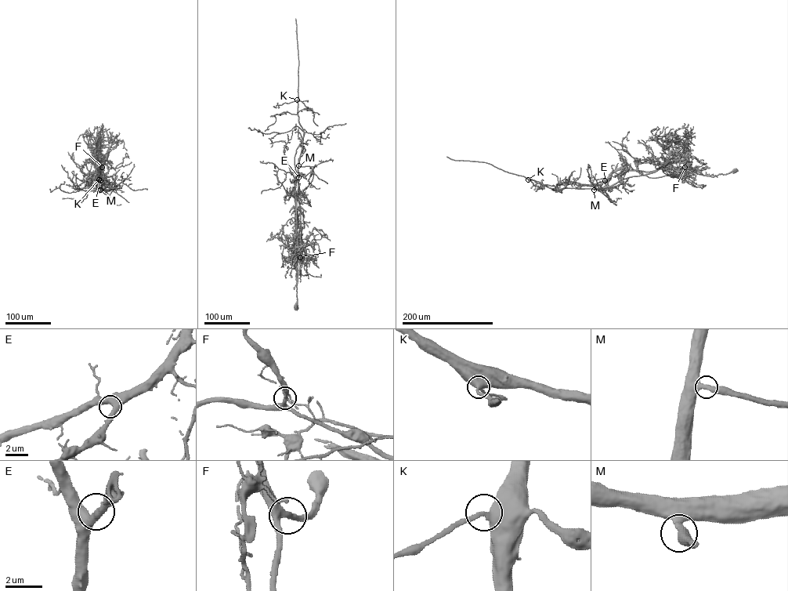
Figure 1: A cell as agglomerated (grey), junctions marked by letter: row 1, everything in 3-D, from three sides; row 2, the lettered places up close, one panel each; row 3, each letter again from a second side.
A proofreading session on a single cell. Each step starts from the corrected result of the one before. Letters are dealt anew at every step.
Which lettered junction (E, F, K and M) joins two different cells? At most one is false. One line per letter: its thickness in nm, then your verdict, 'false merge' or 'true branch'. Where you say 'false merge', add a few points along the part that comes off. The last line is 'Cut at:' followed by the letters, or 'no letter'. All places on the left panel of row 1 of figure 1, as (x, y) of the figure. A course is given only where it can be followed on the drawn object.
E: 460 nm thick; true branch
F: 320 nm thick; true branch
K: 360 nm thick; true branch
M: 380 nm thick; true branch
Cut at: no letter

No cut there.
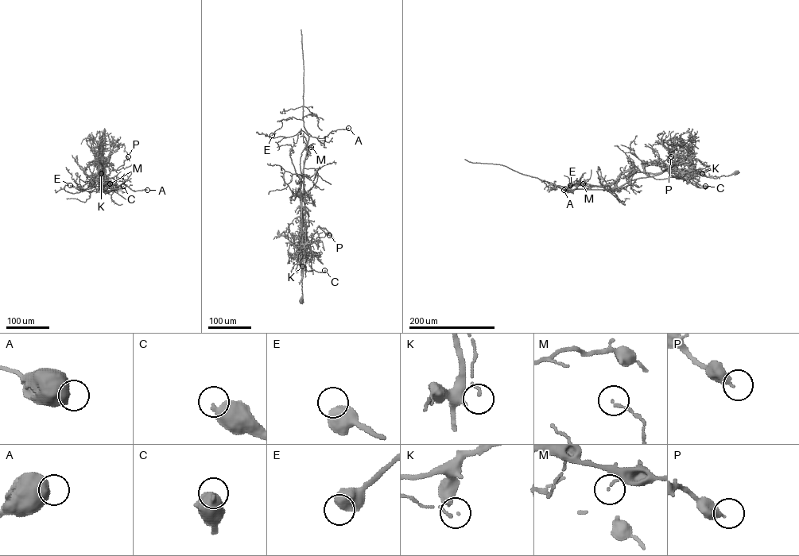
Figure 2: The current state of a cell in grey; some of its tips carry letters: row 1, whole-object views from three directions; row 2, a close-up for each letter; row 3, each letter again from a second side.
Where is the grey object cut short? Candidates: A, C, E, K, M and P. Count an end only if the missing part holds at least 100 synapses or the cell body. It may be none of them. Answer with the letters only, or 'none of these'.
none of these

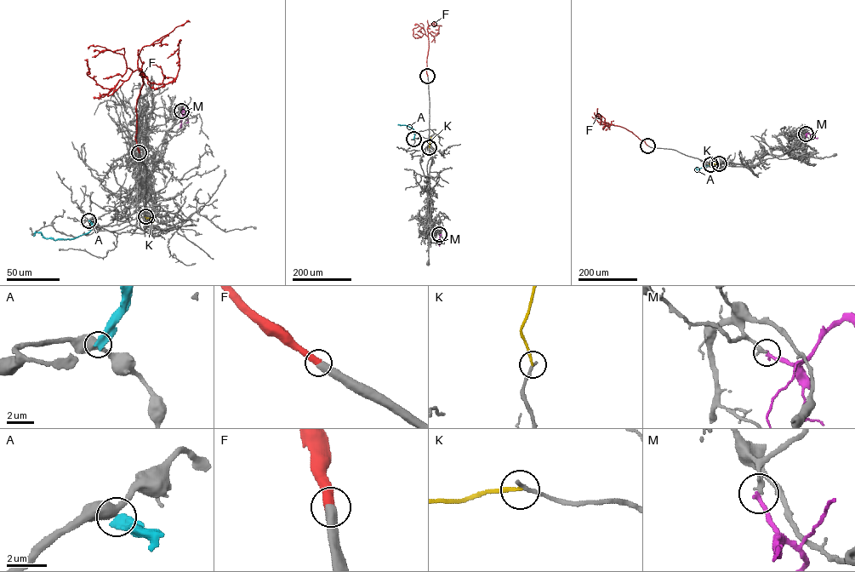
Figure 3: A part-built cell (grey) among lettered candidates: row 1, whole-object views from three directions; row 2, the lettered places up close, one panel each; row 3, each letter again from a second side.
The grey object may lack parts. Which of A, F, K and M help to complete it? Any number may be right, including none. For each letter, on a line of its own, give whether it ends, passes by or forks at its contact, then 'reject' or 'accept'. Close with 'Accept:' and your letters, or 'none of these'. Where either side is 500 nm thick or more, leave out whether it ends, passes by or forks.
A: reject
F: accept
K: it ends; reject
M: it ends; reject
Accept: F

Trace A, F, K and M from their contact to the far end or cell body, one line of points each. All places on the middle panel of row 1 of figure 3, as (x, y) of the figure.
A: (413, 139), (413, 128), (398, 124)
F: (427, 76), (428, 33), (436, 35), (439, 25)
K: (429, 147), (430, 137)
M: (439, 234), (439, 246)

